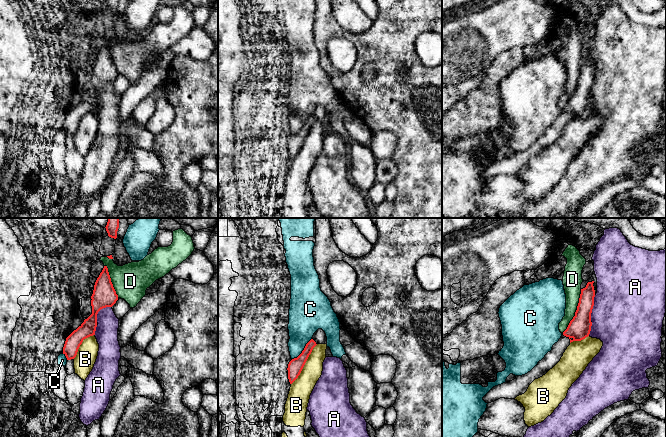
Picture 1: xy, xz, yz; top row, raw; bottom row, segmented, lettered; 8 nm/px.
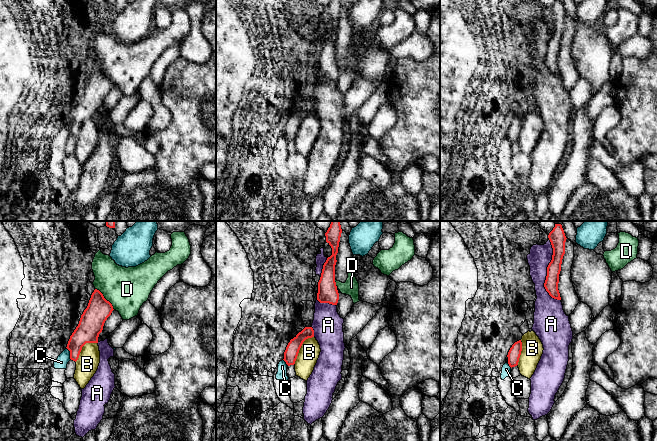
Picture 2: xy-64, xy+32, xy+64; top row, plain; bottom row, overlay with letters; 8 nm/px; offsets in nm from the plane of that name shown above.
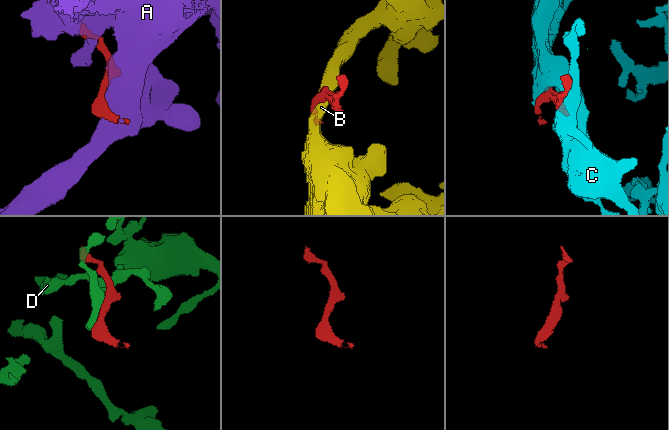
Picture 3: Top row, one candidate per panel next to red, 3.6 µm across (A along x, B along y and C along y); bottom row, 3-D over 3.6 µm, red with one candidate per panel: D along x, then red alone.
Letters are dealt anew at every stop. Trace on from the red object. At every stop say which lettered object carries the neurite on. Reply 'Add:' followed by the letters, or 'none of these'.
Add: none of these

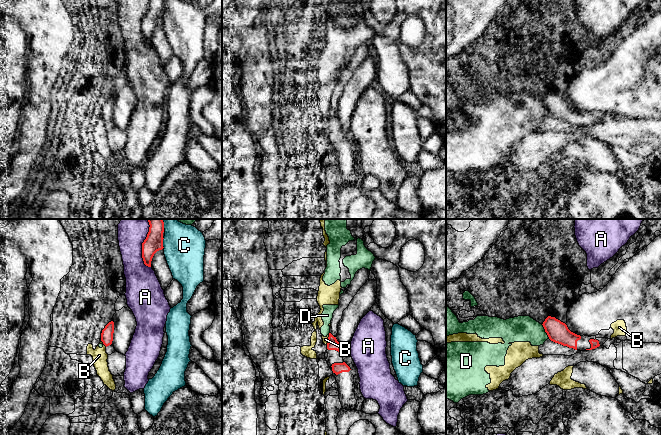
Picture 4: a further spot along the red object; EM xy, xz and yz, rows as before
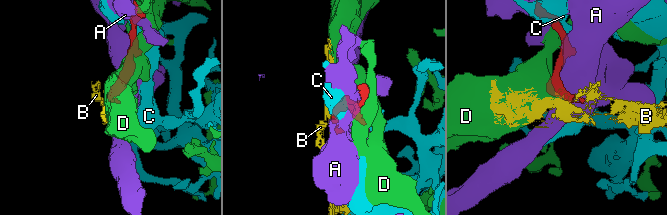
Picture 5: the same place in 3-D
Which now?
Add: none of these

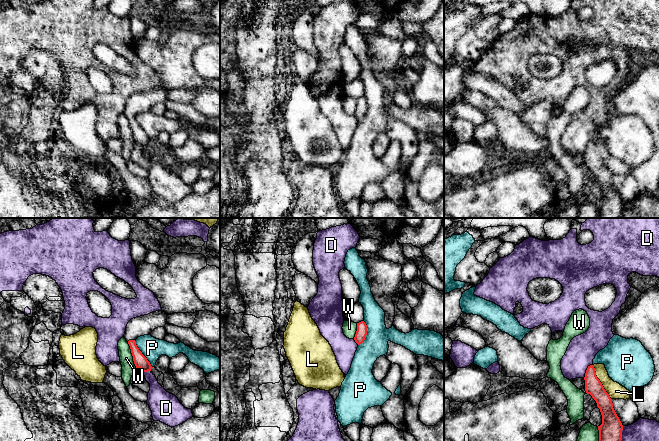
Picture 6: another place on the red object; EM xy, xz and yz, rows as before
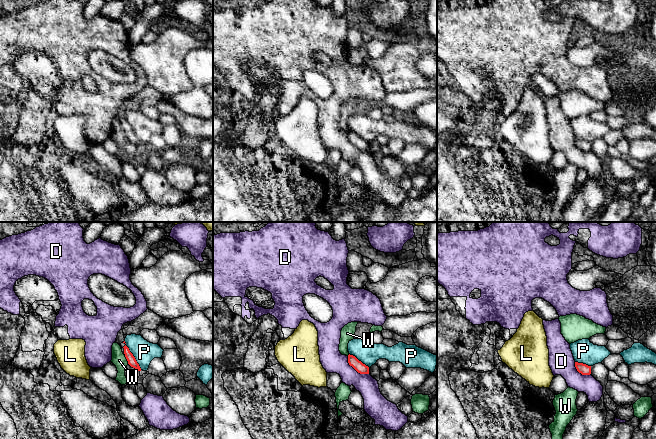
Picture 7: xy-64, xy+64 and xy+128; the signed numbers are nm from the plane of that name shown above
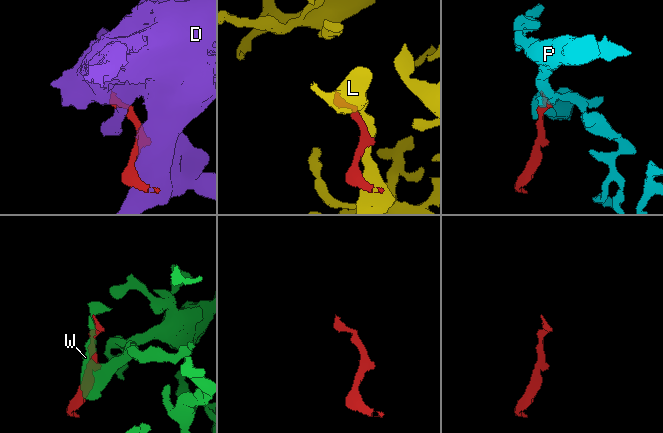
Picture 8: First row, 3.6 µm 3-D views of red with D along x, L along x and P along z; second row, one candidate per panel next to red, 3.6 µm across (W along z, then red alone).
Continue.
Add: none of these

